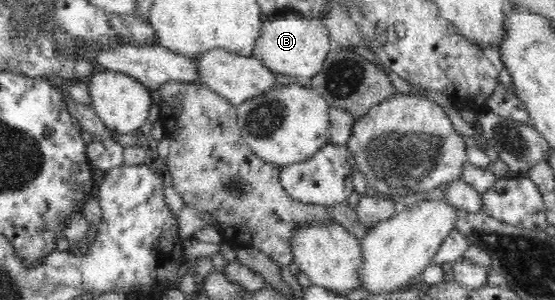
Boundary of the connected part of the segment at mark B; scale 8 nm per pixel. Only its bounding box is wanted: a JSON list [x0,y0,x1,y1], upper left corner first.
[252,16,334,79]

